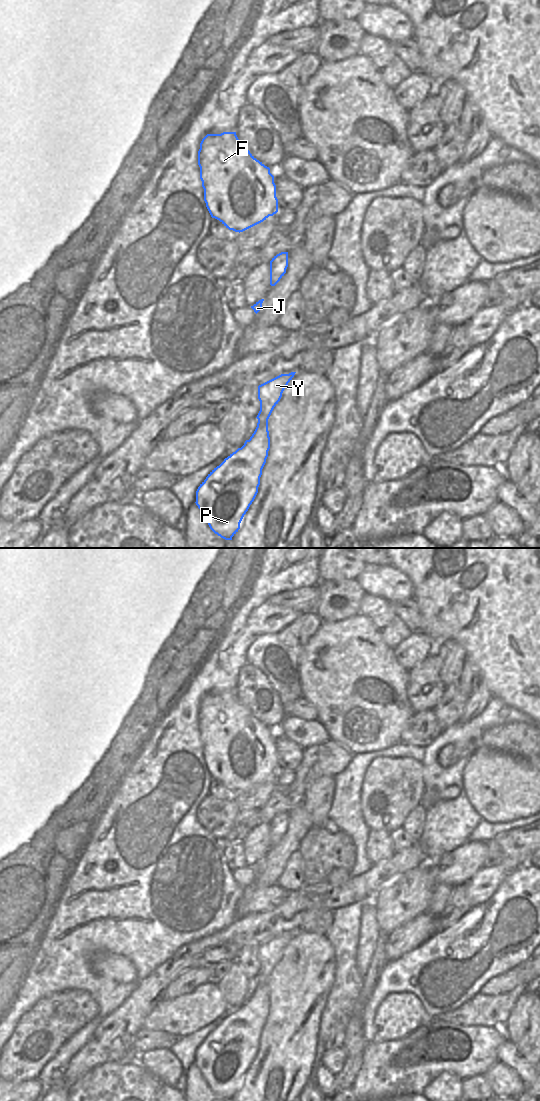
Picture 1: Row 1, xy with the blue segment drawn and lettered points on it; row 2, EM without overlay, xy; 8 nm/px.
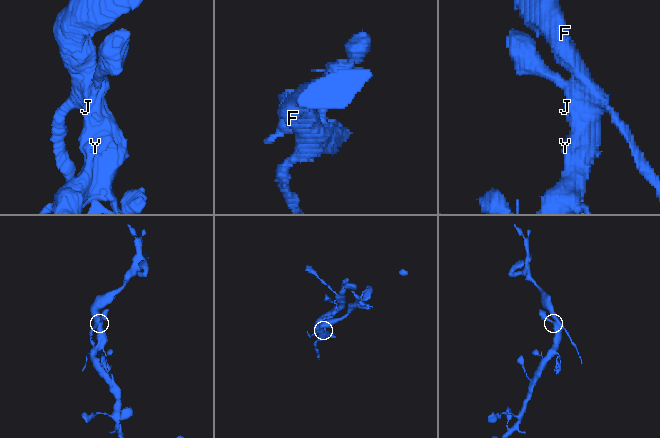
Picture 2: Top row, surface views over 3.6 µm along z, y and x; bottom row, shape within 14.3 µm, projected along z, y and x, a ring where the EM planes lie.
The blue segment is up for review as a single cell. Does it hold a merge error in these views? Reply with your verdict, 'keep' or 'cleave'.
keep

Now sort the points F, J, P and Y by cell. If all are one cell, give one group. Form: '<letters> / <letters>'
F J P Y

